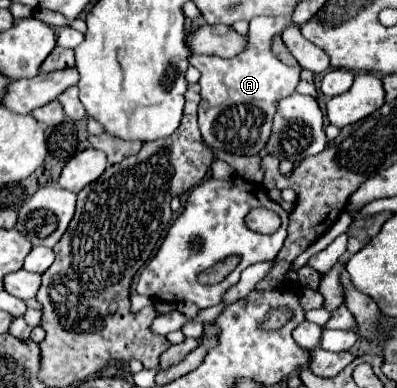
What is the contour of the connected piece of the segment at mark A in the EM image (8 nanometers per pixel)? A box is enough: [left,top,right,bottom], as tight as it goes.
[190,17,300,155]

